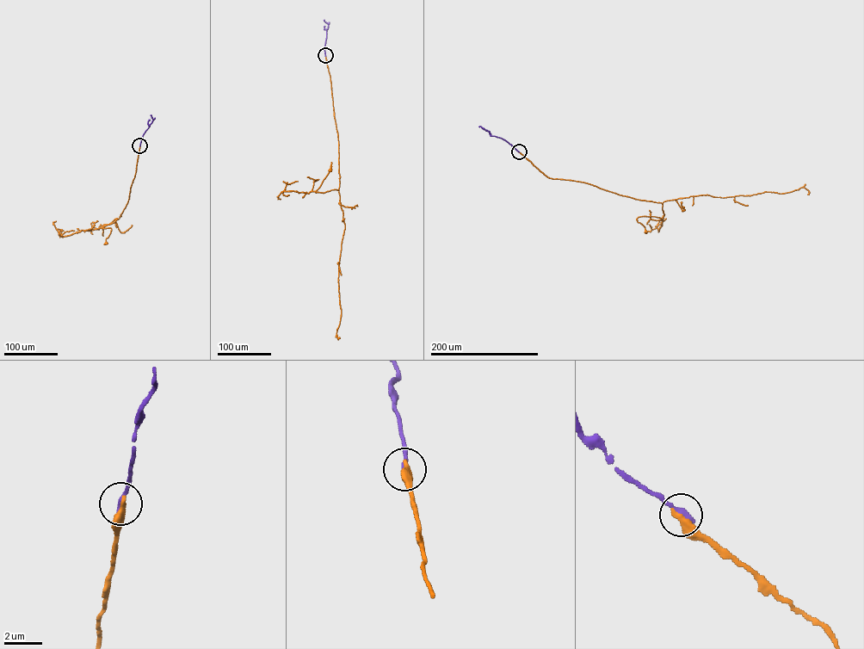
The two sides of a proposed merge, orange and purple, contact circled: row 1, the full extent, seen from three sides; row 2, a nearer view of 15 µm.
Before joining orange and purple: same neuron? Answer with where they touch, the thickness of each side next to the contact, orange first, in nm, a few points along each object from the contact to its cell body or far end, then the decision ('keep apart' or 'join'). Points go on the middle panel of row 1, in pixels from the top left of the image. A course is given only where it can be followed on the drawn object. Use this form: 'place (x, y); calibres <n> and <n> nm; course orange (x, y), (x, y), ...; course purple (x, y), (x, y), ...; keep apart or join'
place (325, 55); calibres 440 and 360 nm; course orange (325, 55), (337, 133), (339, 187), (337, 190), (316, 192), (329, 173), (331, 162), (330, 170); course purple (325, 55), (328, 25), (324, 20); keep apart

